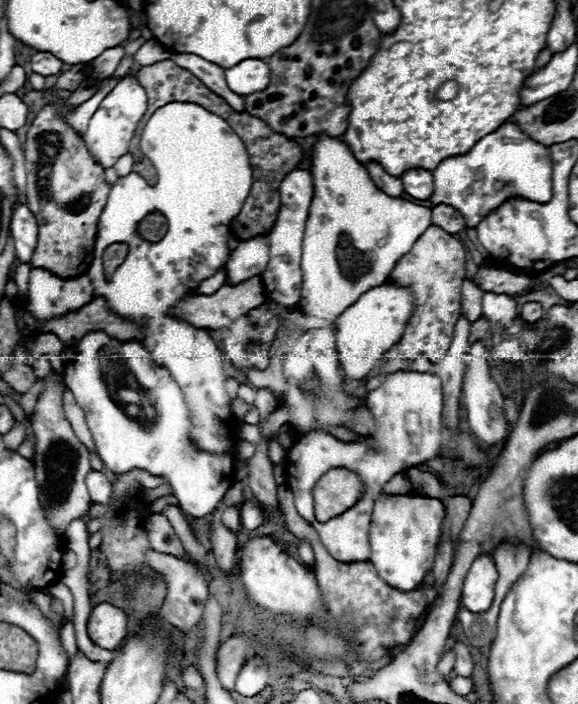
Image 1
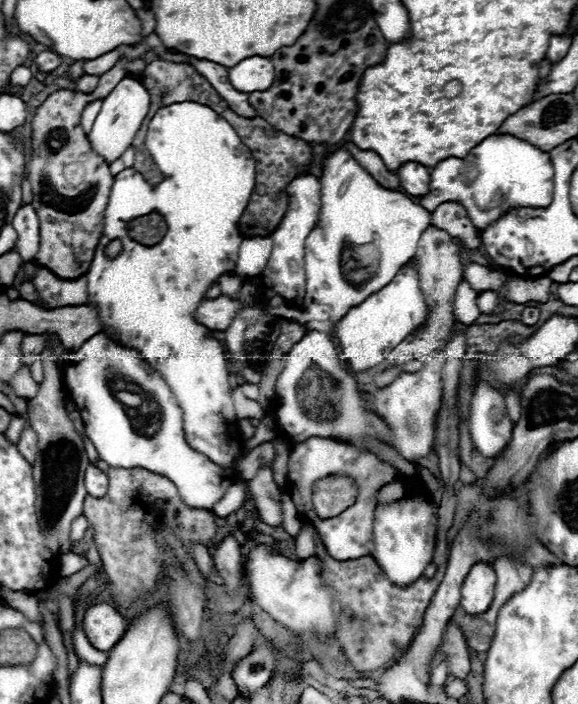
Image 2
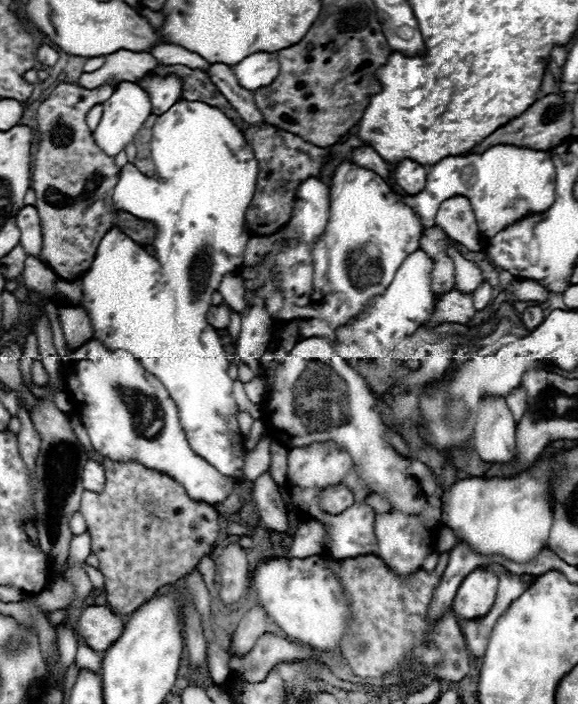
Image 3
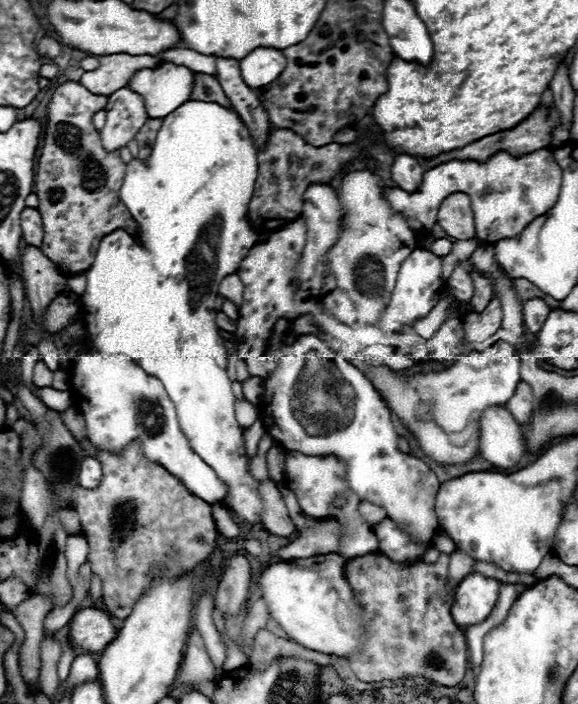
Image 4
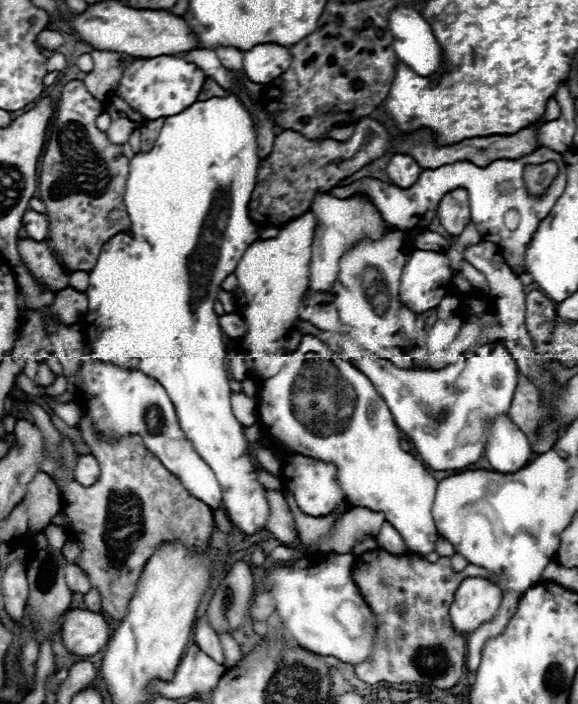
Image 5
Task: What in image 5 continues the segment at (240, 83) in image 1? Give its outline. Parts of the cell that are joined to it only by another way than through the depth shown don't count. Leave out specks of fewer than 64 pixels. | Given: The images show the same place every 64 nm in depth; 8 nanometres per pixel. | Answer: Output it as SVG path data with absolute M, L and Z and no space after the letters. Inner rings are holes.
M258 44L244 52L244 74L254 84L278 78L290 66L290 50L278 44Z

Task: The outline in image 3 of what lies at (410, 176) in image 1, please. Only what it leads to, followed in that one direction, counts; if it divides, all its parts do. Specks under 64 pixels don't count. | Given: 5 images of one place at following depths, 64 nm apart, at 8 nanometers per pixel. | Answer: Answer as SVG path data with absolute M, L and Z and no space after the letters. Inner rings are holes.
M402 160L394 168L394 180L406 194L418 194L426 186L426 168L414 160Z

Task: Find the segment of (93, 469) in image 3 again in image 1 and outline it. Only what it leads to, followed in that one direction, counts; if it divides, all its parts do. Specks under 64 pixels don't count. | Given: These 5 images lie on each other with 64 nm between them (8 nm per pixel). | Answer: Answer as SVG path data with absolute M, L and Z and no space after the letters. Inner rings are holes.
M90 470L90 474L86 476L86 486L90 490L92 502L98 502L98 504L108 504L110 502L112 484L110 484L110 480L102 472Z

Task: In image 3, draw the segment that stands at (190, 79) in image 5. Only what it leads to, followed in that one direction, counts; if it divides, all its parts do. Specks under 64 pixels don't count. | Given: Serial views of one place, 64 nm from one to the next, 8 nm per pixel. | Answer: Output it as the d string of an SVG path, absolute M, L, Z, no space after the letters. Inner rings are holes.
M146 74L144 78L138 80L138 84L148 92L154 114L166 112L172 104L176 104L180 100L180 92L182 92L180 80L178 80L178 84L174 84L170 78L158 78L158 80L154 78L152 80L152 76Z

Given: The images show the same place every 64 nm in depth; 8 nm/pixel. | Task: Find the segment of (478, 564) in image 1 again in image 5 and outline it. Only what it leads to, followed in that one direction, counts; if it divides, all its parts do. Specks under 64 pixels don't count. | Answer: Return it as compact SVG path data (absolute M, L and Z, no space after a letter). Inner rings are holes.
M466 578L454 594L450 606L450 620L460 634L476 630L480 624L492 620L502 602L502 590L486 578Z

